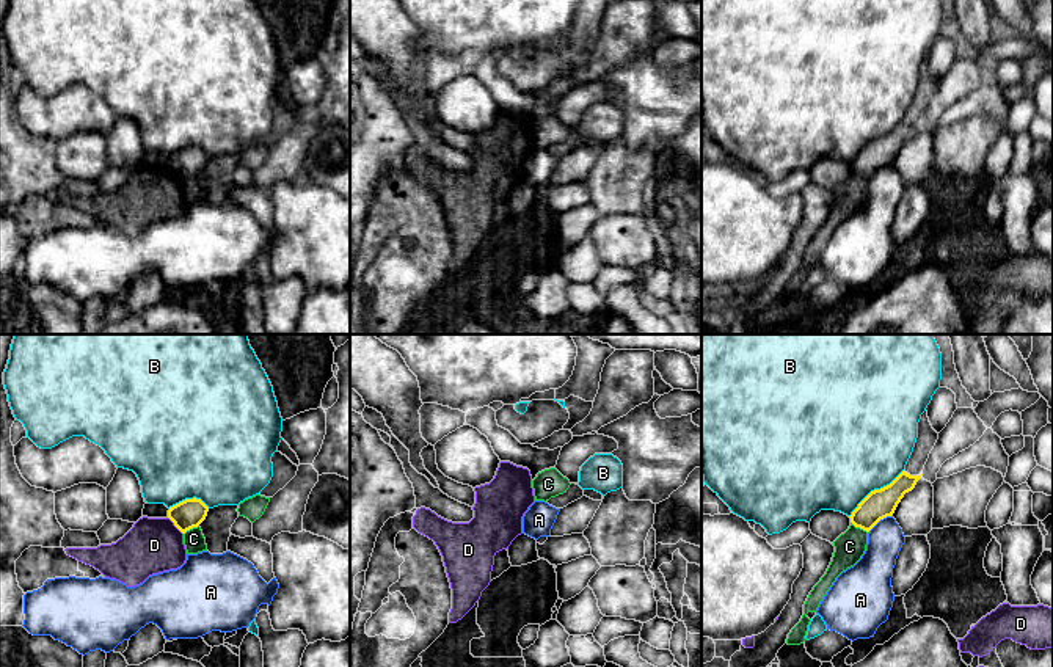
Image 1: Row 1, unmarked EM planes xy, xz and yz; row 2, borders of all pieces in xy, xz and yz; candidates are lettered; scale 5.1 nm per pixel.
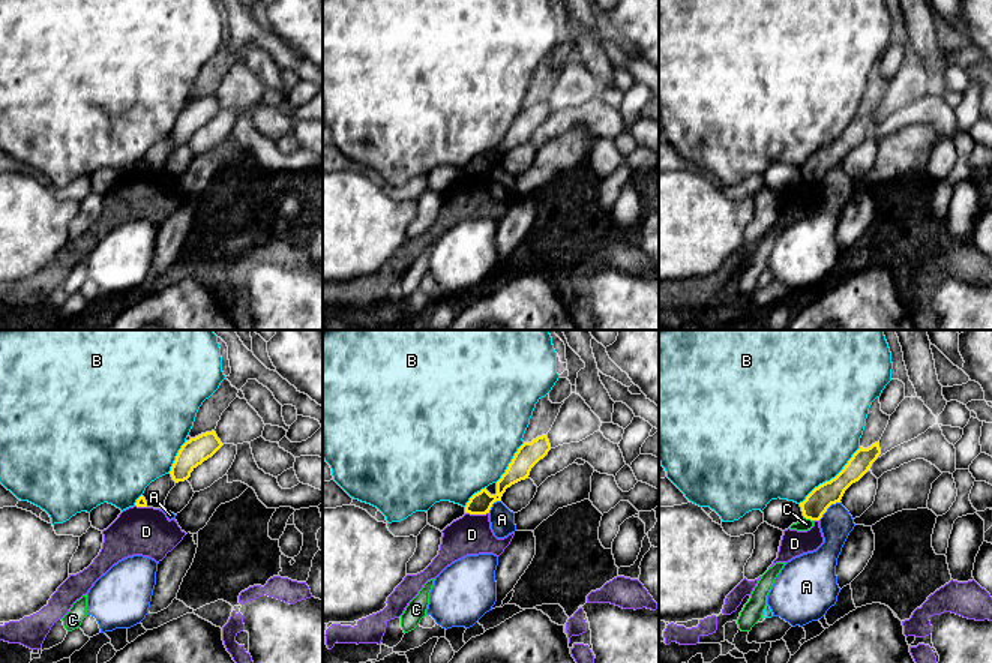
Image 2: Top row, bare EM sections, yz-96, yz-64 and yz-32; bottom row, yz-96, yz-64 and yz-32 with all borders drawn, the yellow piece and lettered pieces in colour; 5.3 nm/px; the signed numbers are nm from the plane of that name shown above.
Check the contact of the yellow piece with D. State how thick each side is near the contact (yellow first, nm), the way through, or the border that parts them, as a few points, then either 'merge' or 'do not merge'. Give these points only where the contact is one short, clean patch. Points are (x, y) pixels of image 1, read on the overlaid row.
150/280 nm | along xy (168, 517), (182, 534) | do not merge

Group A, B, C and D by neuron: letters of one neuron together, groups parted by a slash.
A / B / C / D

